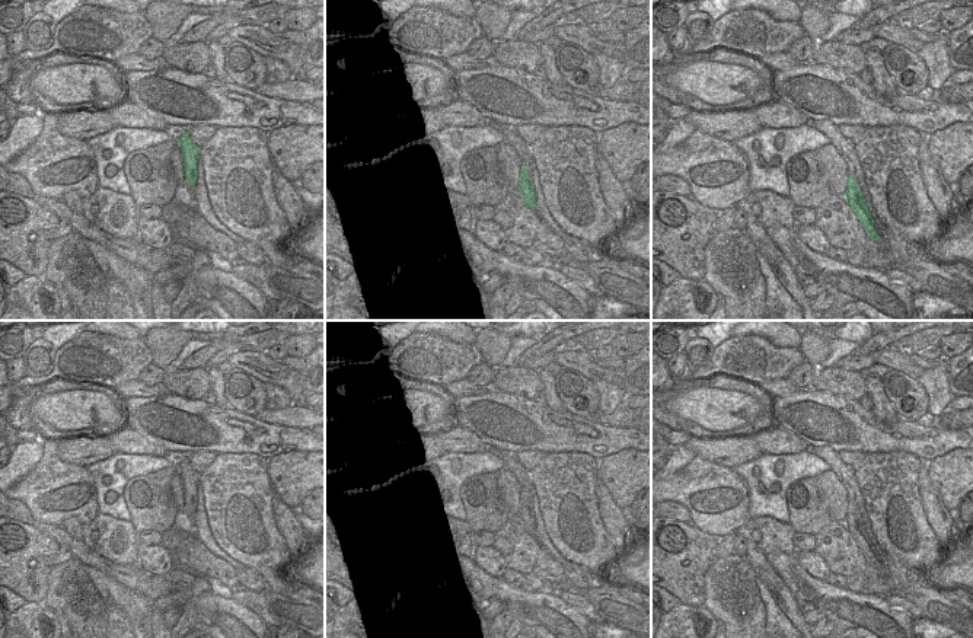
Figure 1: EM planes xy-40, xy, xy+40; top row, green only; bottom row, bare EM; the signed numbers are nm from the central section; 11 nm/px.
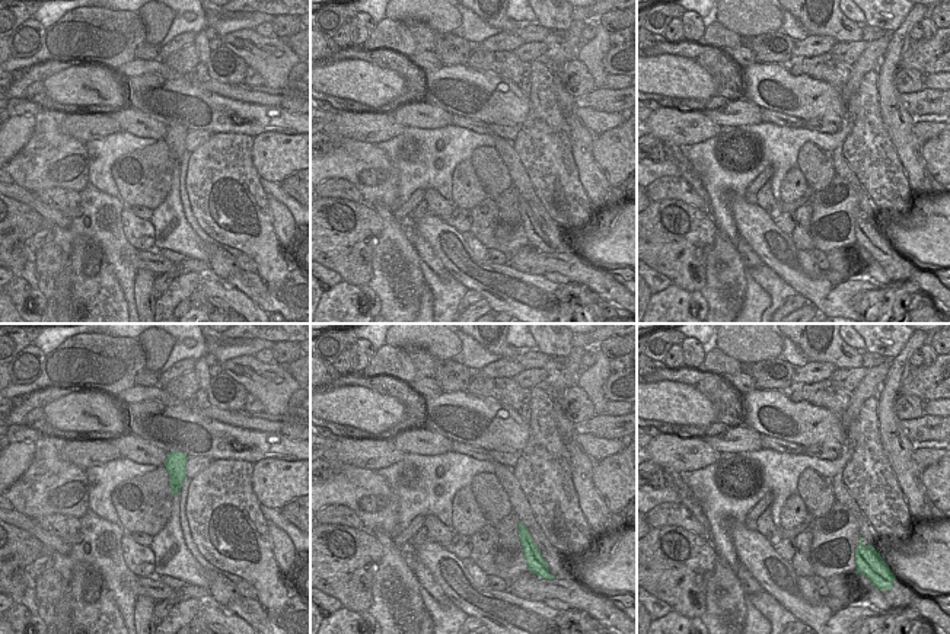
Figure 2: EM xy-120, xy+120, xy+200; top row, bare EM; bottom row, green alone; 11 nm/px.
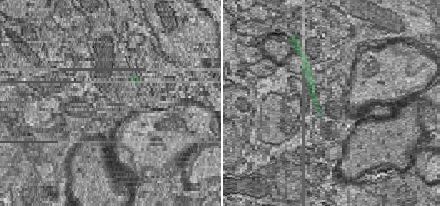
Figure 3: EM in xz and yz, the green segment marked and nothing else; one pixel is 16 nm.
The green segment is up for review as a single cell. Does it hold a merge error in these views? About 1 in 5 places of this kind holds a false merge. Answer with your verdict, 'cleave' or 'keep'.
keep

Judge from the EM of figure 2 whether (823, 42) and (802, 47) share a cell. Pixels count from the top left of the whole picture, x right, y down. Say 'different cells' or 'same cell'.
same cell

